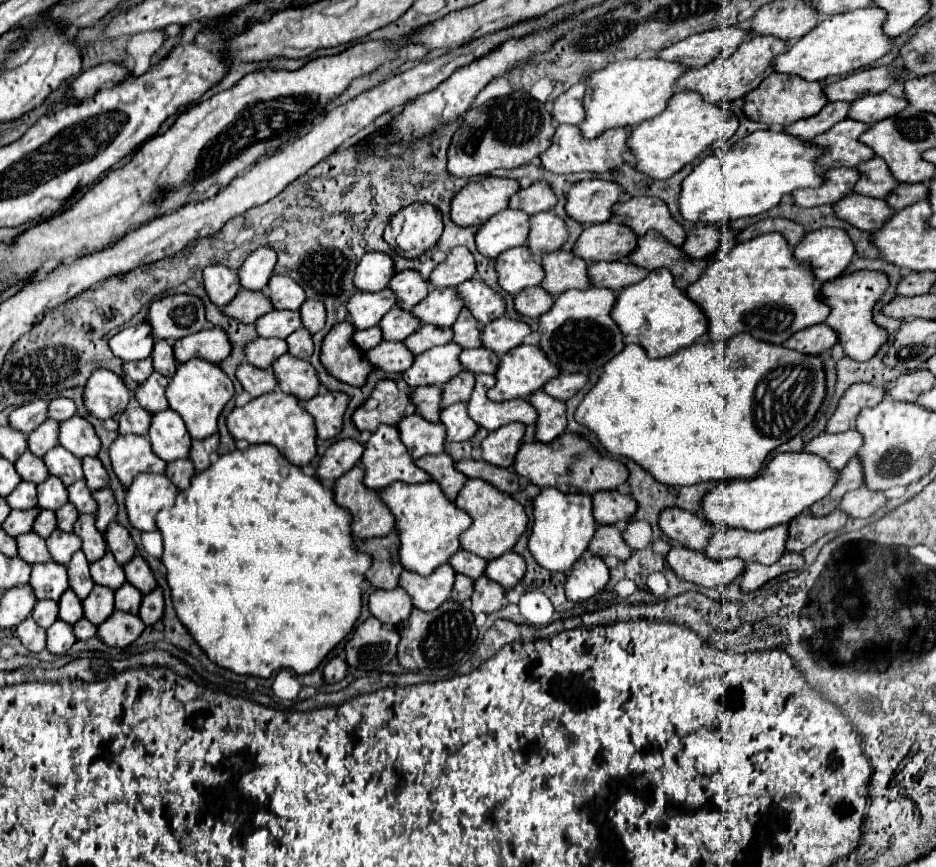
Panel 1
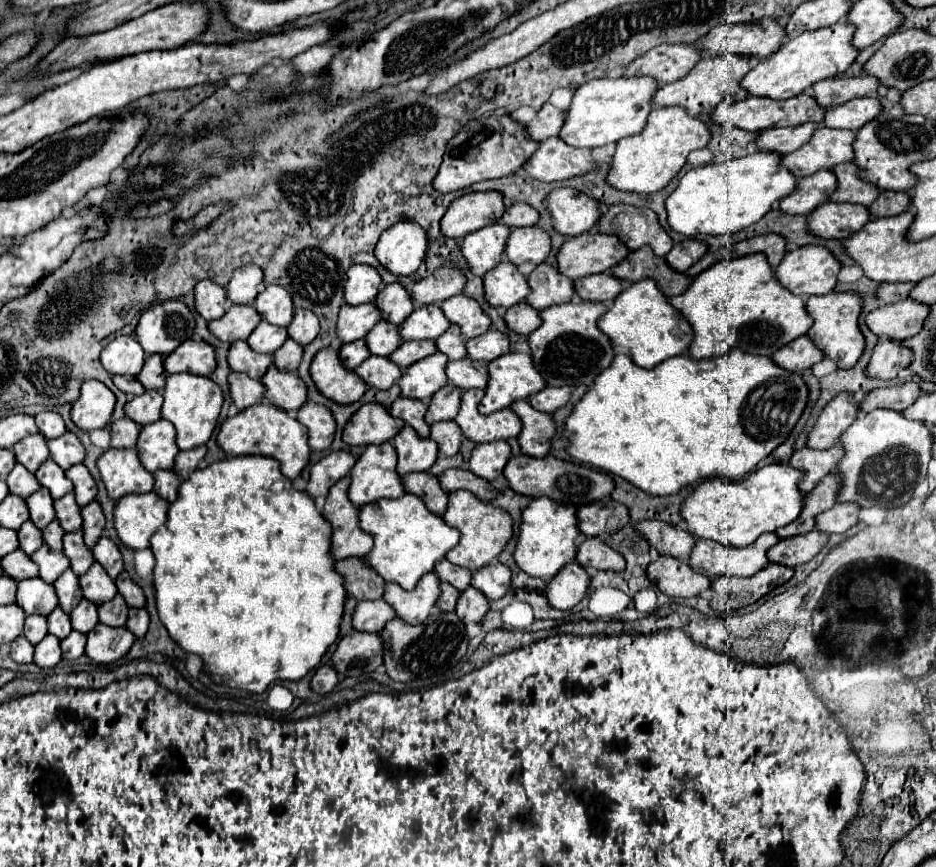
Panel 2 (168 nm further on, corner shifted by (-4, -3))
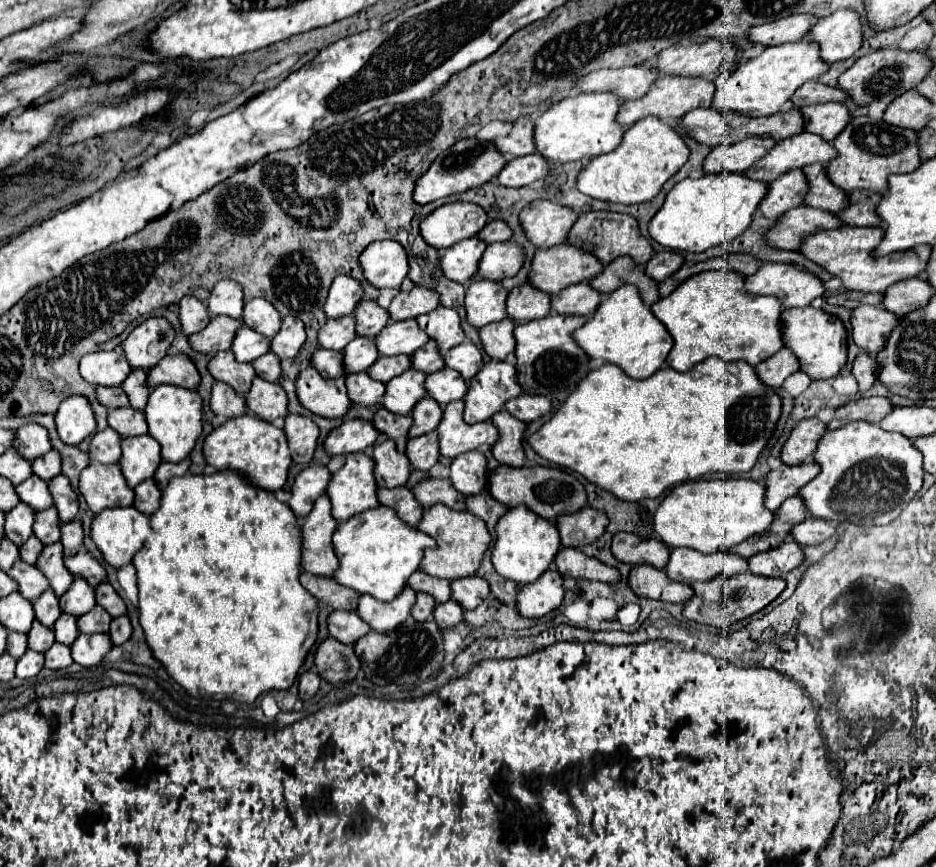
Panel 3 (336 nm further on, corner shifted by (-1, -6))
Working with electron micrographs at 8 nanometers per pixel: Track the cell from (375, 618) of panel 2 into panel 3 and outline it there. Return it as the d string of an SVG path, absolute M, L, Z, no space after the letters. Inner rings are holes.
M336 610L330 614L328 628L330 636L334 636L344 644L354 644L358 638L370 632L370 626L356 612L344 612L344 610Z

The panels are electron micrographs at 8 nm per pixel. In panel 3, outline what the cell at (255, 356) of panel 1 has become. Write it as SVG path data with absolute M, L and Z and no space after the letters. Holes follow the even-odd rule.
M224 350L224 352L214 354L208 368L210 368L210 372L216 380L222 380L222 382L230 384L238 394L248 394L250 384L256 376L254 366L236 362L232 350Z

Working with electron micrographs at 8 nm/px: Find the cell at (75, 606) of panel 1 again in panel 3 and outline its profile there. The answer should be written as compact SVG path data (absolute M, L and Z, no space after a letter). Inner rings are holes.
M38 620L34 622L34 626L32 626L32 630L28 634L30 634L30 648L38 650L38 652L46 652L56 642L54 640L54 630L40 624Z

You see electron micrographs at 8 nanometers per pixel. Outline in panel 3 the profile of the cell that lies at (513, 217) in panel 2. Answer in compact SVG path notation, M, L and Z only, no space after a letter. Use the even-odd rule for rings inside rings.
M492 220L478 232L478 238L482 238L488 244L492 244L492 242L506 242L506 240L512 238L512 228L504 220Z

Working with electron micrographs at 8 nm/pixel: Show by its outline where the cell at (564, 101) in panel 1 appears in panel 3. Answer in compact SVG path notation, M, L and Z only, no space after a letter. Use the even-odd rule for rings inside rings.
M532 116L518 118L514 122L512 132L504 138L496 138L494 144L498 146L498 150L502 154L510 154L512 158L534 154L536 146L534 146L534 120L532 120Z

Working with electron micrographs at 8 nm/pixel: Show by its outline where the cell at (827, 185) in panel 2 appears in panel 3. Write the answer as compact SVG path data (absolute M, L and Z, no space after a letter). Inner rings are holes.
M790 170L782 178L776 178L770 184L770 194L762 200L762 214L770 220L780 218L786 210L798 208L804 204L806 192L810 190L802 170Z

